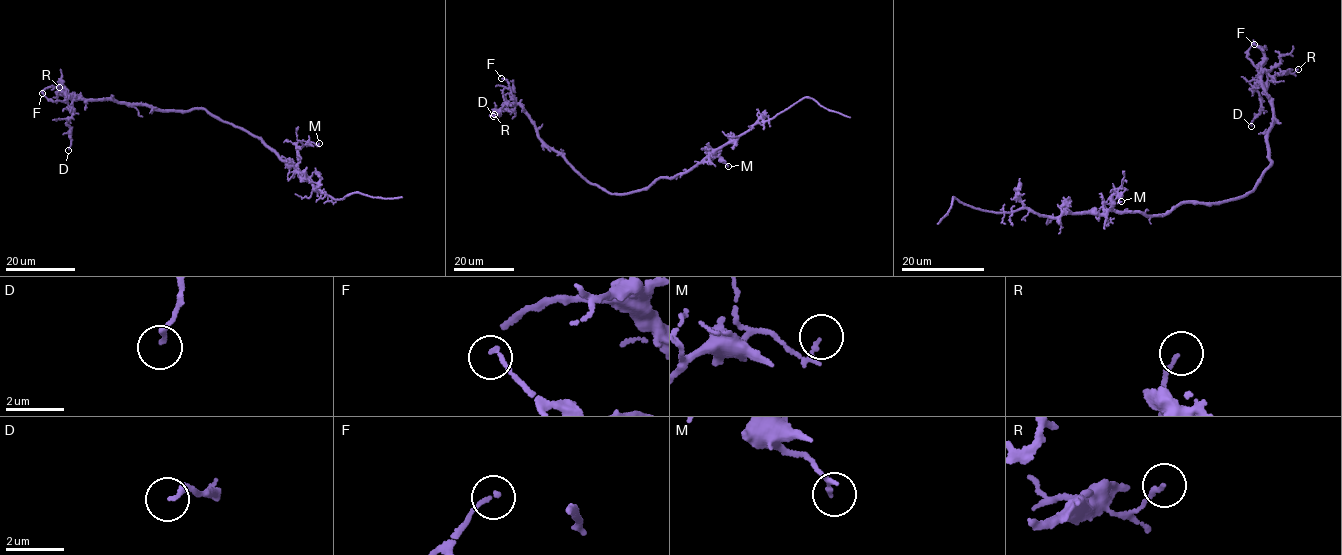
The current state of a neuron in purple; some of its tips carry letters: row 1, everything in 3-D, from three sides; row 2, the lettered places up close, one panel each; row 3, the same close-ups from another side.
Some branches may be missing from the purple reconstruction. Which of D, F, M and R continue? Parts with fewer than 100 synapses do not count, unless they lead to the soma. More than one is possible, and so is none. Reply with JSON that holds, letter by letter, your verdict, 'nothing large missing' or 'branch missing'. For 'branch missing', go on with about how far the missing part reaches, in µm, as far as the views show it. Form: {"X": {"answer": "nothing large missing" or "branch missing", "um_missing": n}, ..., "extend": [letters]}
{"D": {"answer": "nothing large missing"}, "F": {"answer": "nothing large missing"}, "M": {"answer": "nothing large missing"}, "R": {"answer": "nothing large missing"}, "extend": []}

